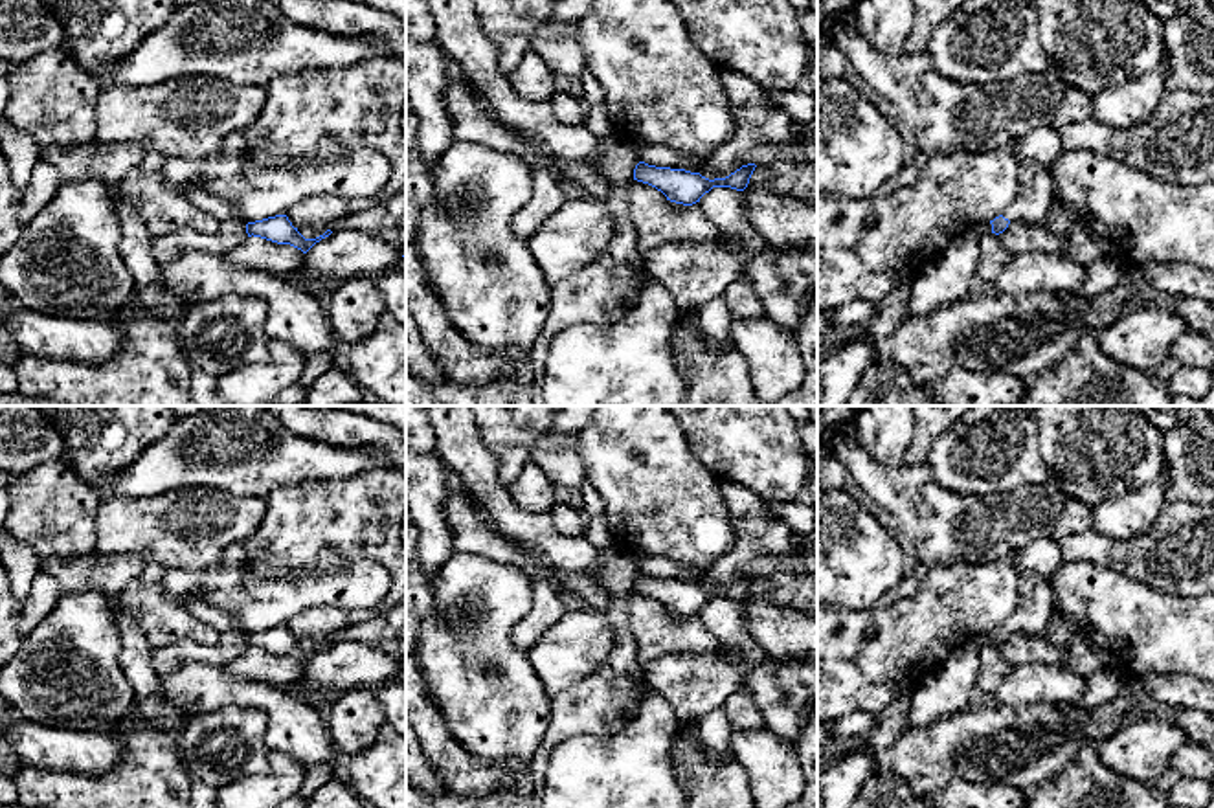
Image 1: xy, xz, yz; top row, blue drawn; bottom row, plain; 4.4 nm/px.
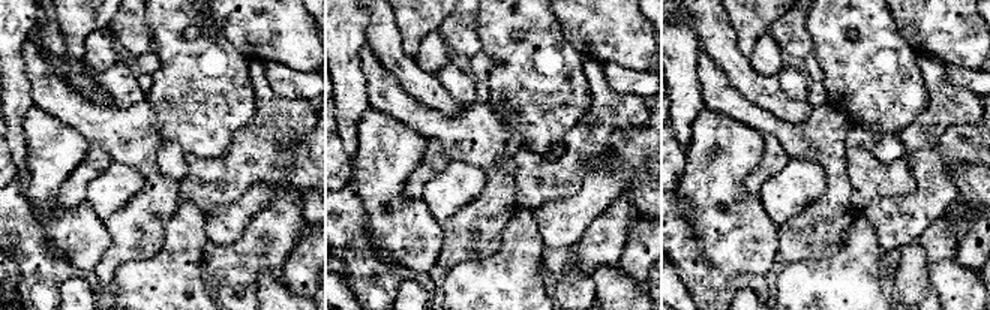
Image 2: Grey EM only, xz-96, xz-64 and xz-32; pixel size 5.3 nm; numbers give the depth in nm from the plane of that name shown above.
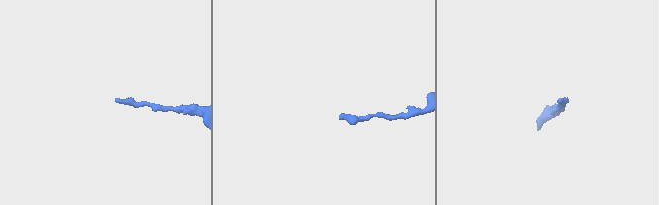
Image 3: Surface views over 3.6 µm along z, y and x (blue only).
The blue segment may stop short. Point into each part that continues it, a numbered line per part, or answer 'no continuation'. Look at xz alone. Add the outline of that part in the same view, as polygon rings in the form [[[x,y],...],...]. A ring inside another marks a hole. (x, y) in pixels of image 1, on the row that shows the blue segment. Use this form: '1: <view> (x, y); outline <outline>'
no continuation

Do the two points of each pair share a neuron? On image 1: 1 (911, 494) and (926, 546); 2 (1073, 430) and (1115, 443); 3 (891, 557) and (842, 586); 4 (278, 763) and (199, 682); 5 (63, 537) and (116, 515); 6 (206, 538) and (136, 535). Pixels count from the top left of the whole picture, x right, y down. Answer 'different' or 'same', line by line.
1: same
2: same
3: same
4: different
5: different
6: same

